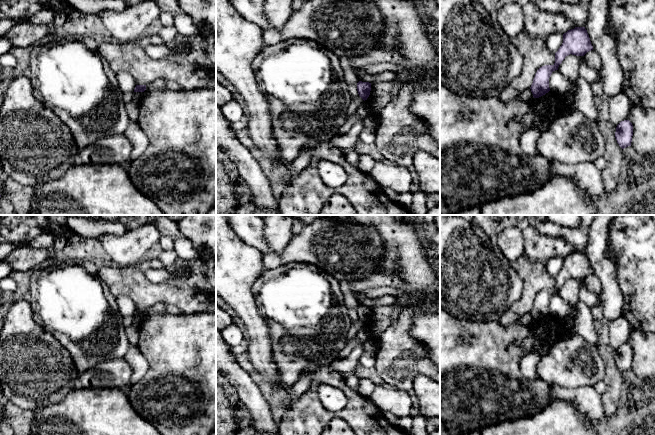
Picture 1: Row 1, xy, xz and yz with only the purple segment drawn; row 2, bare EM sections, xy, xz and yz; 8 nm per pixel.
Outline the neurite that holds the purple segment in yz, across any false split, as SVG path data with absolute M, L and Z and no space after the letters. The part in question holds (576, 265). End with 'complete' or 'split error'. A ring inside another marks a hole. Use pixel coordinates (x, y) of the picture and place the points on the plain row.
M575 251L563 258L563 267L555 277L555 287L540 291L530 311L534 322L539 322L550 315L549 302L553 295L558 294L559 289L566 280L572 278L584 280L593 274L589 259L585 251Z; complete

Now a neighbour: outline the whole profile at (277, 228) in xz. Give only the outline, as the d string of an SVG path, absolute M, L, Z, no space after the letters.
M268 215L263 218L264 237L271 250L280 254L294 236L294 218L290 215Z

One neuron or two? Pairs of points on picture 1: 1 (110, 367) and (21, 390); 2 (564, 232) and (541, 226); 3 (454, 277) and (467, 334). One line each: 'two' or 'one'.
1: two
2: one
3: two

